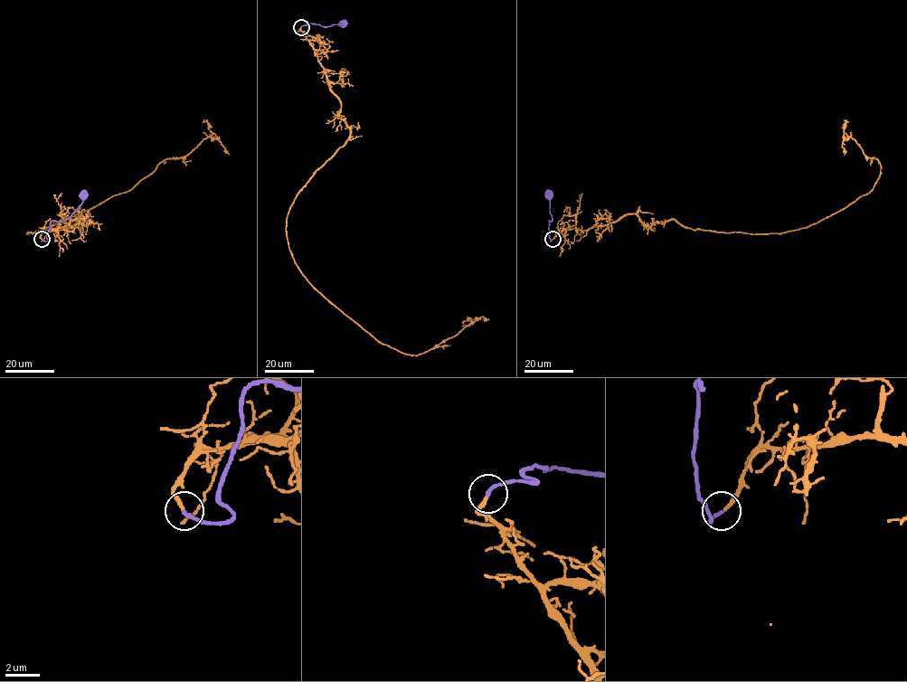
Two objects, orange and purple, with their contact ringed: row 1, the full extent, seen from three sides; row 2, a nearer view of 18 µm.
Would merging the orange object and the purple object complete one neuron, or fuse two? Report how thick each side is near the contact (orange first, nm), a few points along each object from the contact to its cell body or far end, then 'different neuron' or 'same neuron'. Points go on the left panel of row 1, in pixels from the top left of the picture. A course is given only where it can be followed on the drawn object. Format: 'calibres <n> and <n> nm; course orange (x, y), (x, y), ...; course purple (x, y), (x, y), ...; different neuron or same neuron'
calibres 240 and 200 nm; course orange (42, 239), (80, 213), (90, 222), (26, 233), (130, 190), (207, 137), (230, 155); course purple (42, 239), (48, 240), (50, 222), (66, 220), (81, 203), (83, 194); same neuron

